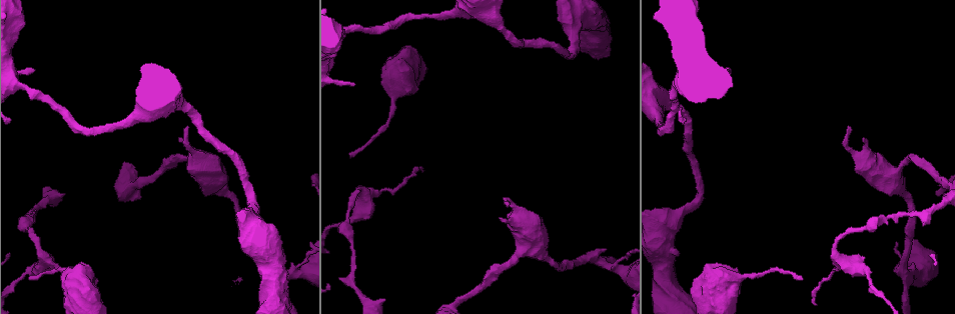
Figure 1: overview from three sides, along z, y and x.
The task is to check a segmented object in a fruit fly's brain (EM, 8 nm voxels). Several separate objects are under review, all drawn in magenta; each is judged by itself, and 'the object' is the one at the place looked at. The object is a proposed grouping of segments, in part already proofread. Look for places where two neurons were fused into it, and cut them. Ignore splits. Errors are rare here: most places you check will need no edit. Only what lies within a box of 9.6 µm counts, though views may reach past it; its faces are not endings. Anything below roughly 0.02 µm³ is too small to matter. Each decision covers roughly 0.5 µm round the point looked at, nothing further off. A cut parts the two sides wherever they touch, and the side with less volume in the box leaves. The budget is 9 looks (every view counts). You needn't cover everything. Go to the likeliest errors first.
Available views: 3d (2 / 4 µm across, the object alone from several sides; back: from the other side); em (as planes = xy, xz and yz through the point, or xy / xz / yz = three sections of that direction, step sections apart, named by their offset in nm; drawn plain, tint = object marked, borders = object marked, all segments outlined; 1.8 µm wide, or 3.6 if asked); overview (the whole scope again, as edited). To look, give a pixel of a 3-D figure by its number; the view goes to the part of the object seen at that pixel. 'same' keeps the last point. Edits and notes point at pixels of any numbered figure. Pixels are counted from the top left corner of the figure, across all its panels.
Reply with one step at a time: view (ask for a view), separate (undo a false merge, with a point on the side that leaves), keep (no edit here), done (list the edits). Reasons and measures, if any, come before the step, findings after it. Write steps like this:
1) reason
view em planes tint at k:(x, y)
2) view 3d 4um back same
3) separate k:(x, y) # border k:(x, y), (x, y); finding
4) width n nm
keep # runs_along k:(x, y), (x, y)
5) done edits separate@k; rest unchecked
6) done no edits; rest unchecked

four arms meet
view em 3.6um xy step 8 plain at 1:(604, 265)

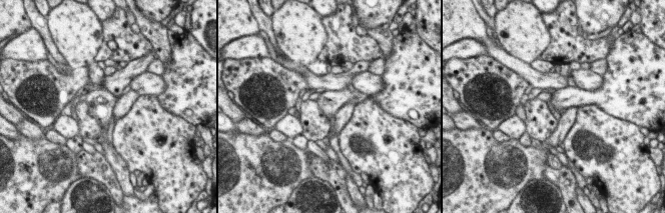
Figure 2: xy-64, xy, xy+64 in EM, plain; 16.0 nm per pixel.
view em 3.6um xy step 8 borders same

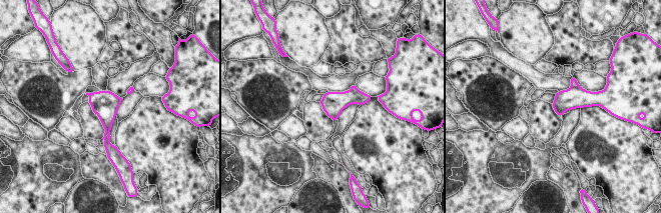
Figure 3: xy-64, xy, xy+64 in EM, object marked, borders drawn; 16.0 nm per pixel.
separate 3:(574, 84) # border 3:(571, 86), (580, 87); a second neuron is stuck on

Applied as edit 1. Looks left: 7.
sudden change in width
view em 3.6um planes tint at 1:(537, 252)

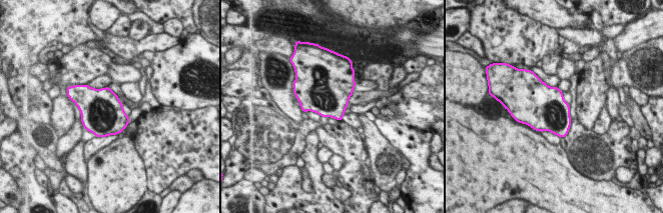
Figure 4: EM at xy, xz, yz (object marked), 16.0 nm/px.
keep # all the same neuron

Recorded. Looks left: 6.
sharp bend
view em planes plain at 1:(842, 259)

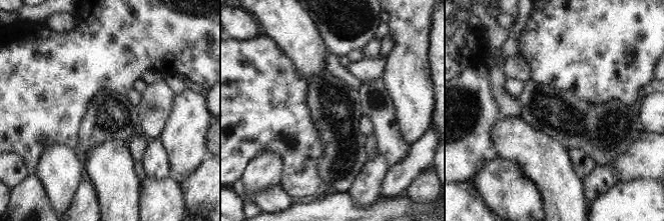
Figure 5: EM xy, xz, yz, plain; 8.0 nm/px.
with the object marked
view em planes tint same

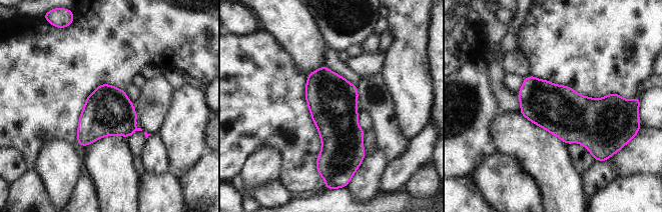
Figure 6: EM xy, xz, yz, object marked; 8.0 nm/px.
keep # continuous, no second neuron

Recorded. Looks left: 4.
sudden change in width
view em 3.6um xy step 8 tint at 1:(393, 94)

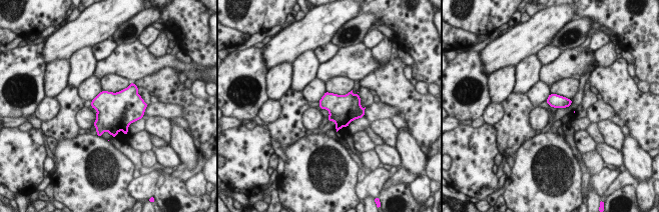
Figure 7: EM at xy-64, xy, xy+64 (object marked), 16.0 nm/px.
view em 3.6um planes tint same

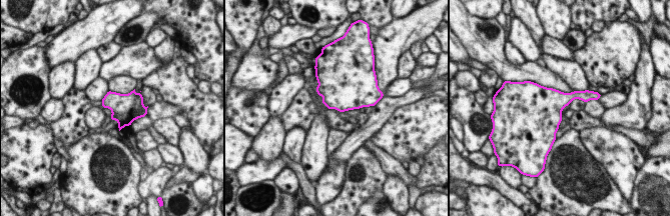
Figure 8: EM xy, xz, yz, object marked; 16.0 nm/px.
keep # continuous, no second neuron

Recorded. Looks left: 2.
done edits separate@3; rest unchecked

